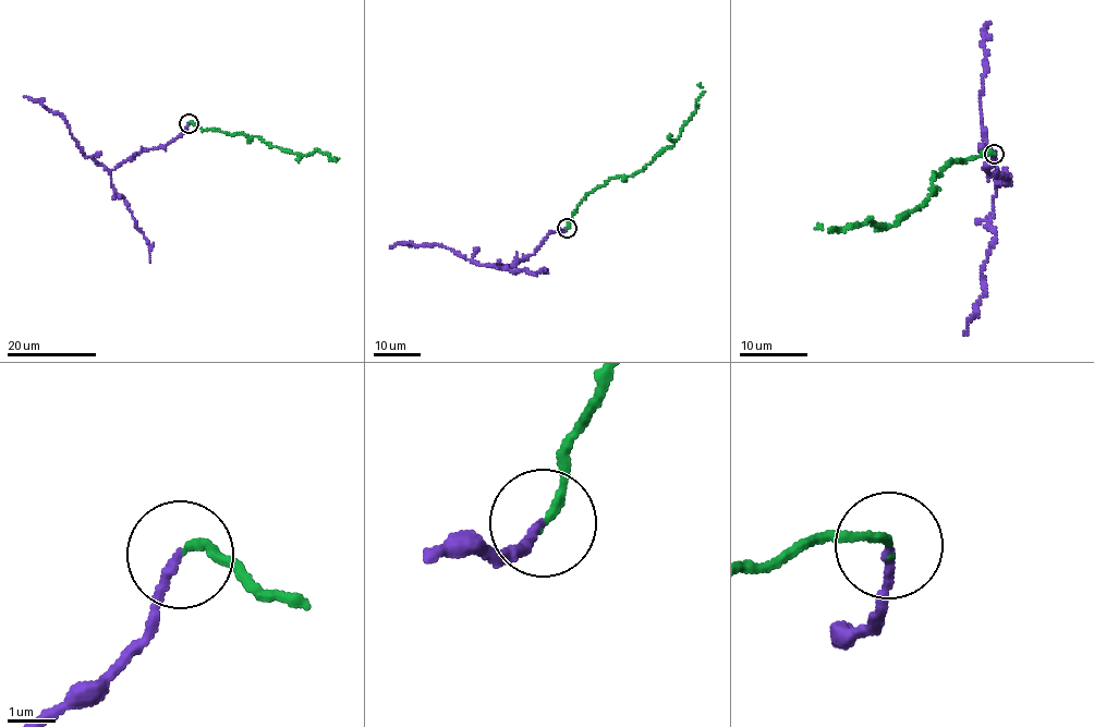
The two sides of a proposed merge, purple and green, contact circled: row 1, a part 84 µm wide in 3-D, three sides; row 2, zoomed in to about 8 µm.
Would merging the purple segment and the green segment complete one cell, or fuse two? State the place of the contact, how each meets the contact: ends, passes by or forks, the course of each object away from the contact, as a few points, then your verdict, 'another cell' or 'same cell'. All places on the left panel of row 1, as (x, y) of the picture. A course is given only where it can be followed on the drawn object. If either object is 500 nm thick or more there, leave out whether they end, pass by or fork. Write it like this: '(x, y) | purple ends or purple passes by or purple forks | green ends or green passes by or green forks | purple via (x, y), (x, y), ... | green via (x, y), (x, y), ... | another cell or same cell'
(189, 123) | purple ends | green ends | purple via (189, 122), (184, 131), (170, 143), (141, 152), (110, 171), (85, 156), (62, 116), (24, 96) | green via (189, 122), (201, 130), (258, 136), (274, 146), (305, 155), (317, 149), (329, 159), (338, 158), (335, 161) | same cell

